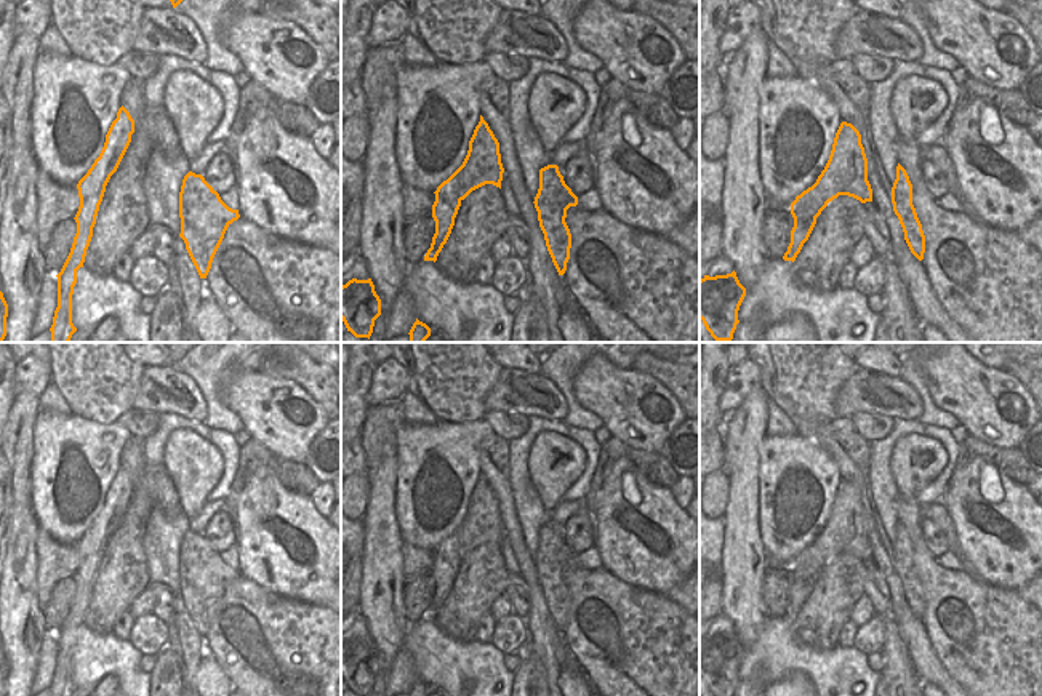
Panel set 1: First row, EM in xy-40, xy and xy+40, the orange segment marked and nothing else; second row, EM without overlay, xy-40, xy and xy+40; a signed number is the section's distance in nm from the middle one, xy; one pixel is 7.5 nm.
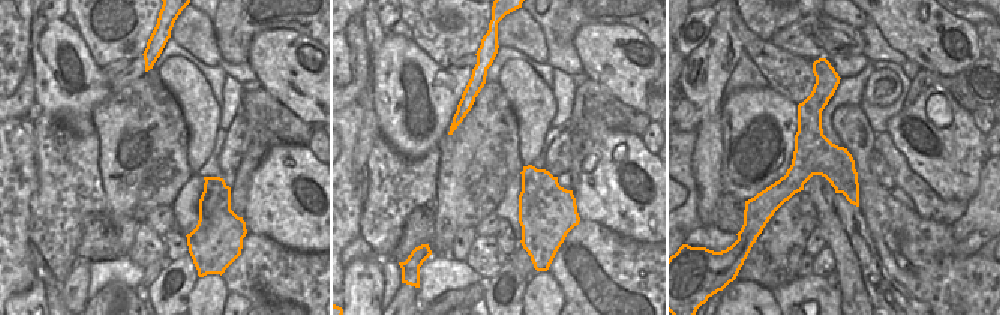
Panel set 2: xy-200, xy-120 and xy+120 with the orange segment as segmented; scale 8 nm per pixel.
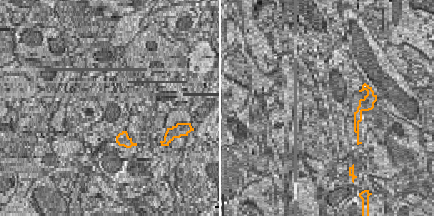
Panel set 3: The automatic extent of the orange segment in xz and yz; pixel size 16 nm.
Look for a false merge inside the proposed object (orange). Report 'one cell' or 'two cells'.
two cells

